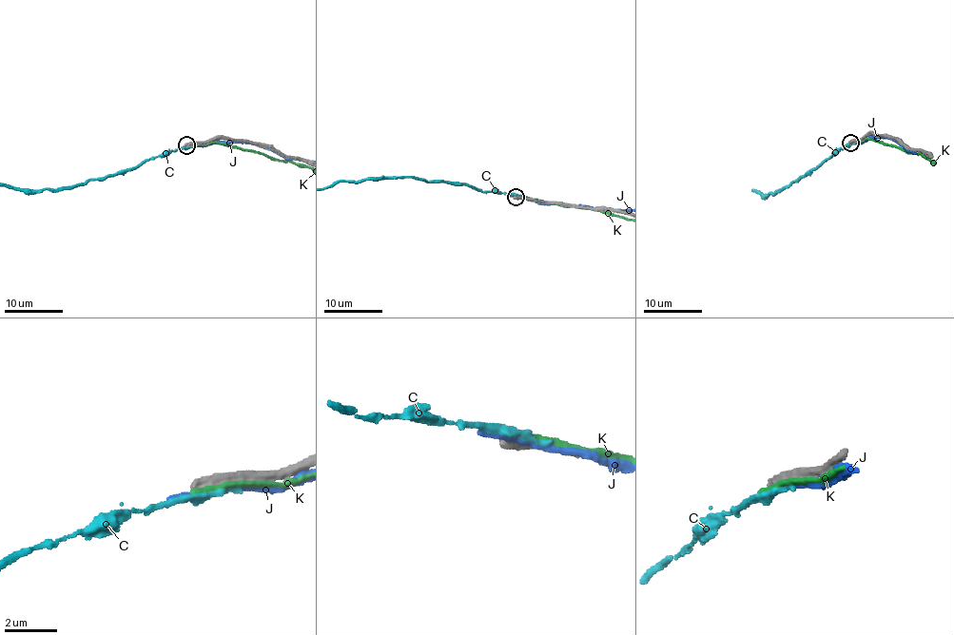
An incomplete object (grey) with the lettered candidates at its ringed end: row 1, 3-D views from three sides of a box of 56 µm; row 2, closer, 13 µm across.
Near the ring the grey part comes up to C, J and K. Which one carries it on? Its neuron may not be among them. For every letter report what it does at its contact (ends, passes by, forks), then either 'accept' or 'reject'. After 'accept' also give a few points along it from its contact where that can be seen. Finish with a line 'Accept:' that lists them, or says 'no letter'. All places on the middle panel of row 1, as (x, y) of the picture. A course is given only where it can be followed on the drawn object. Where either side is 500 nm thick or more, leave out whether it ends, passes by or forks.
C: reject
J: it passes by | reject
K: it passes by | reject
Accept: no letter

